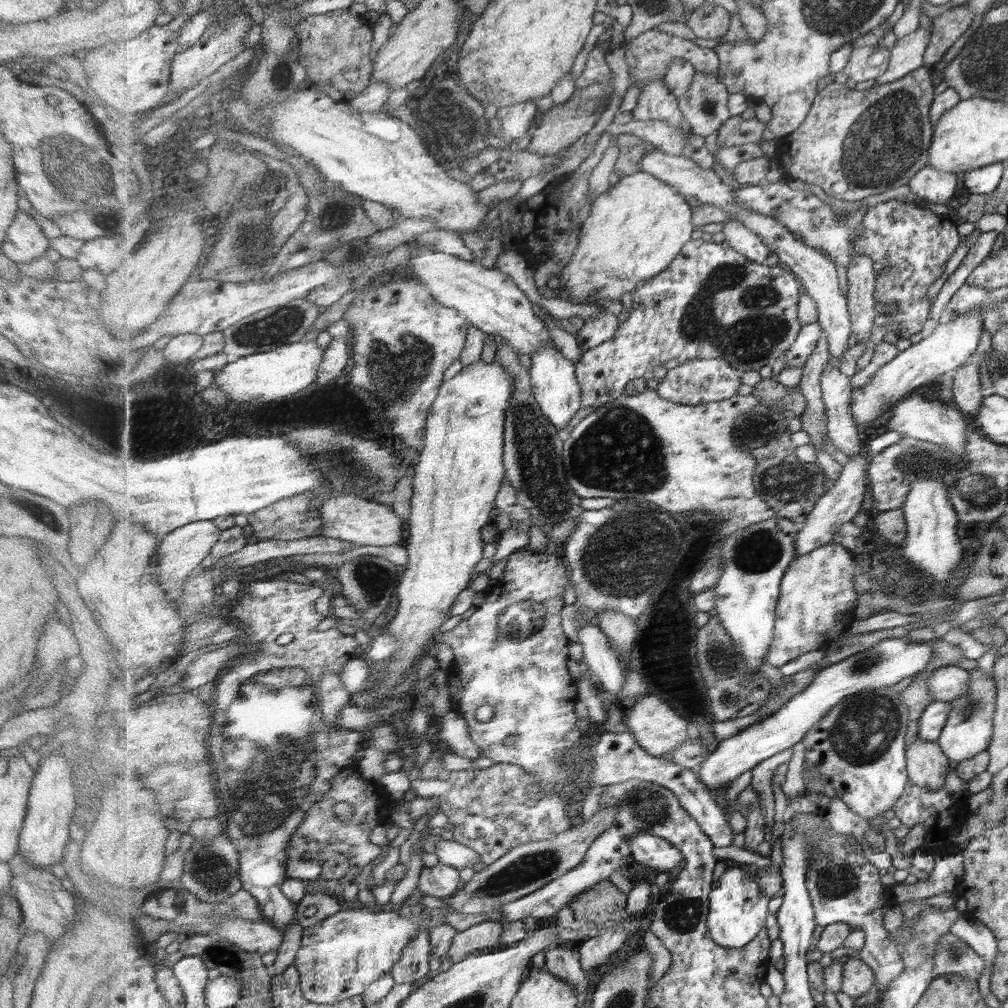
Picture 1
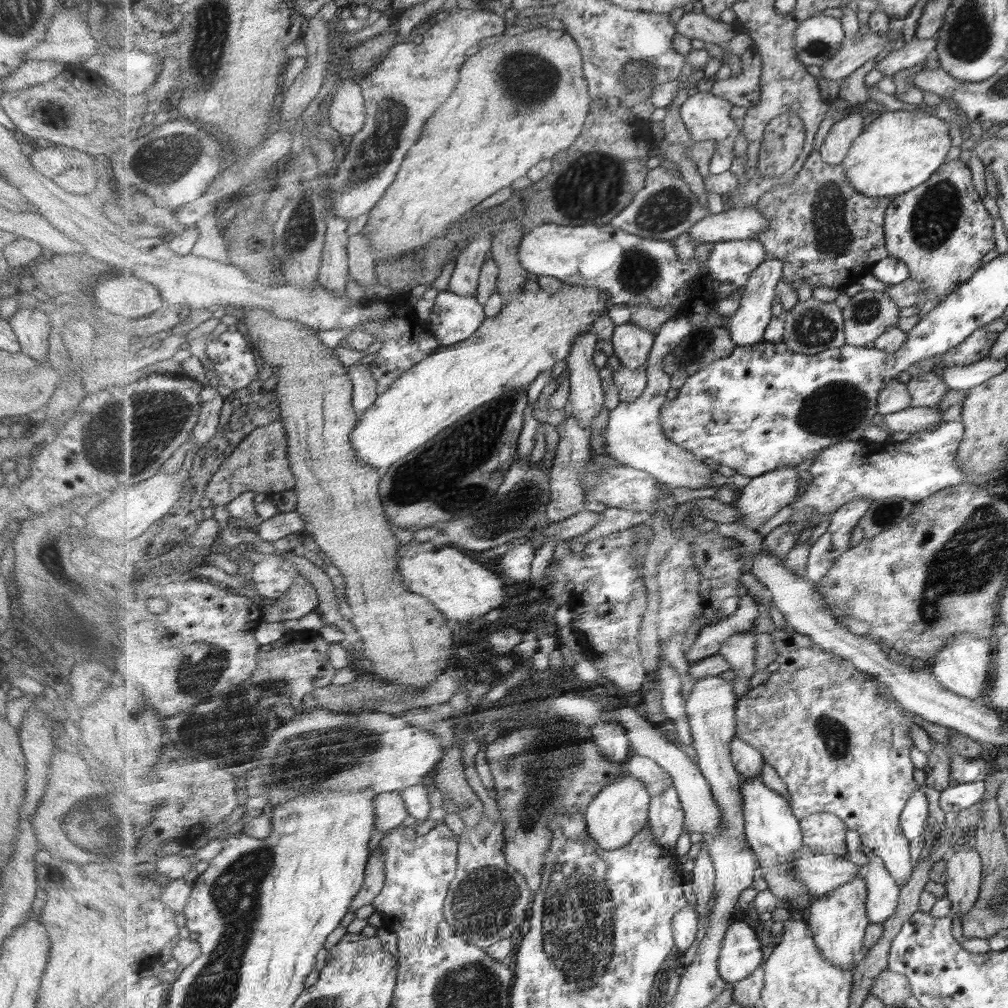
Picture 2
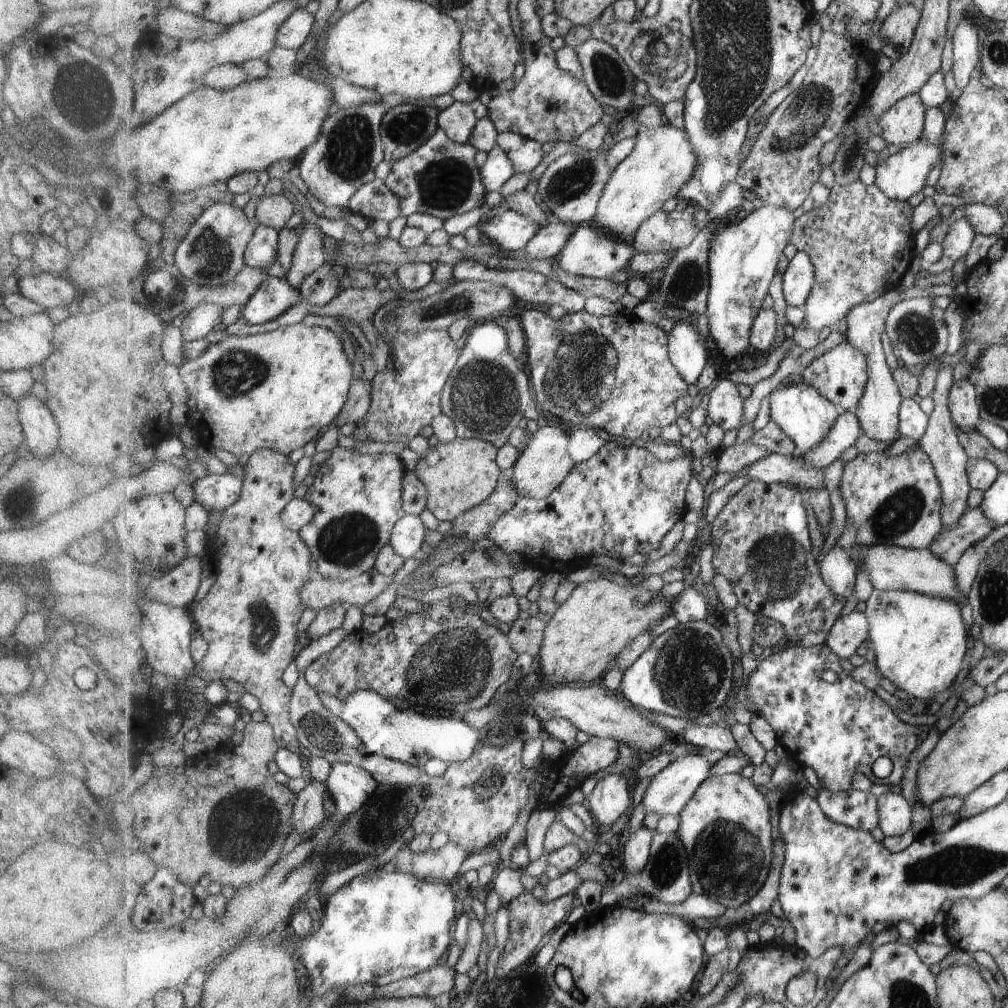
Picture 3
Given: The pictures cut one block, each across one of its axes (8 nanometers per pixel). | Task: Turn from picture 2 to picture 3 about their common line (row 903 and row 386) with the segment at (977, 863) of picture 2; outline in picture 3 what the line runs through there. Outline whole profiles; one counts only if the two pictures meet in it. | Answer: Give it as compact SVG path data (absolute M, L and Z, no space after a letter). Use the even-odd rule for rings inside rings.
M968 378L955 381L951 386L949 410L958 430L977 432L977 425L982 418L978 405L977 389Z

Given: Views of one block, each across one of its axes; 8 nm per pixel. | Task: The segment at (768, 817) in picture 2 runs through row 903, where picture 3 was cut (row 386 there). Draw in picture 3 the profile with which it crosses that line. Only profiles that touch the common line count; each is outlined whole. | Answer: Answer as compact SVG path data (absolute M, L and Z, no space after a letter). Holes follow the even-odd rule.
M793 382L780 386L770 394L771 420L777 422L781 428L793 439L797 453L807 454L813 448L819 448L819 444L827 438L827 434L833 430L835 422L841 415L836 404L827 400L822 392L805 382Z

